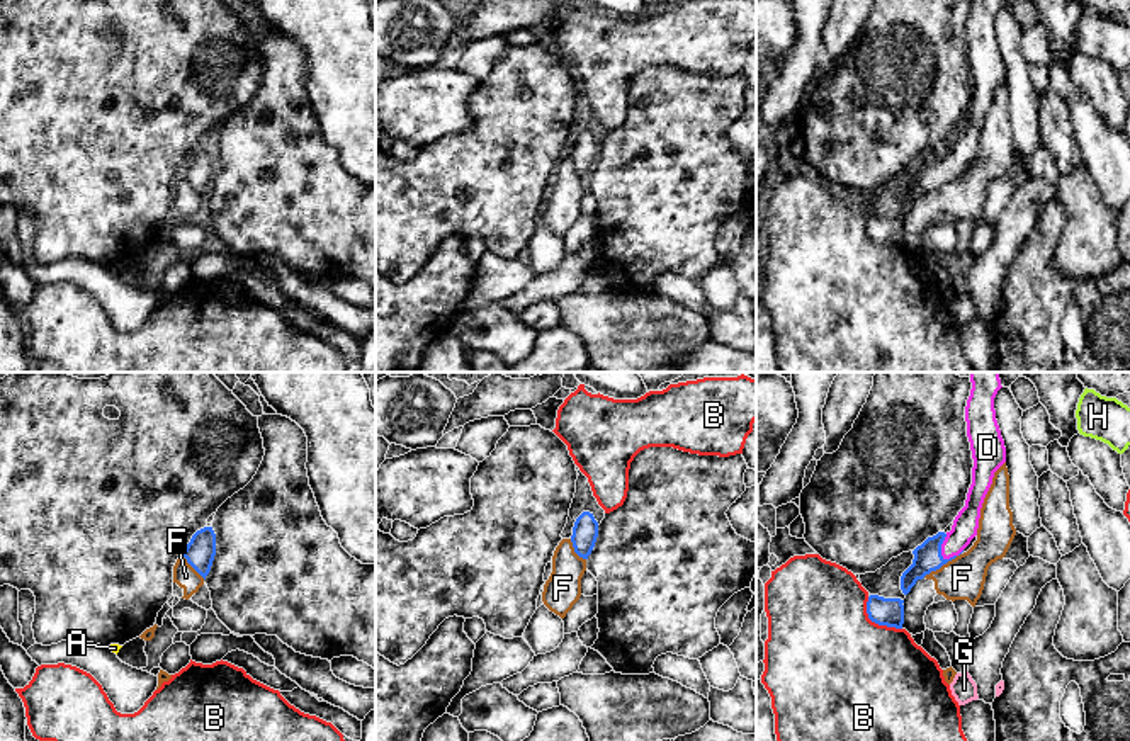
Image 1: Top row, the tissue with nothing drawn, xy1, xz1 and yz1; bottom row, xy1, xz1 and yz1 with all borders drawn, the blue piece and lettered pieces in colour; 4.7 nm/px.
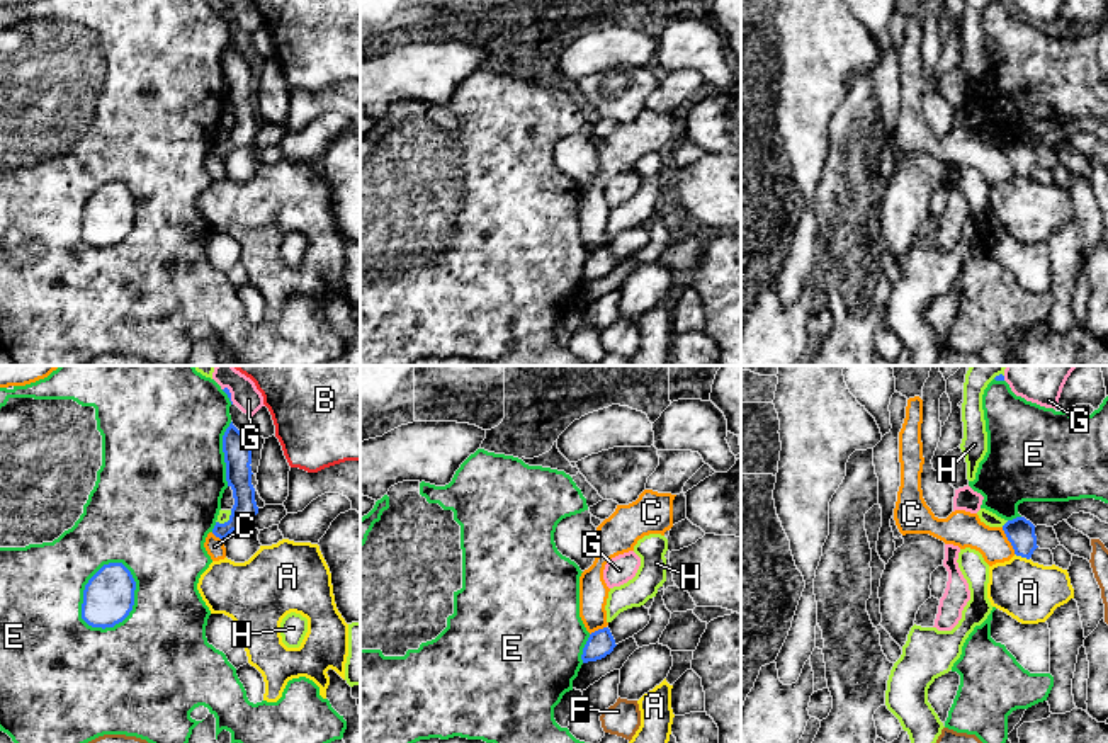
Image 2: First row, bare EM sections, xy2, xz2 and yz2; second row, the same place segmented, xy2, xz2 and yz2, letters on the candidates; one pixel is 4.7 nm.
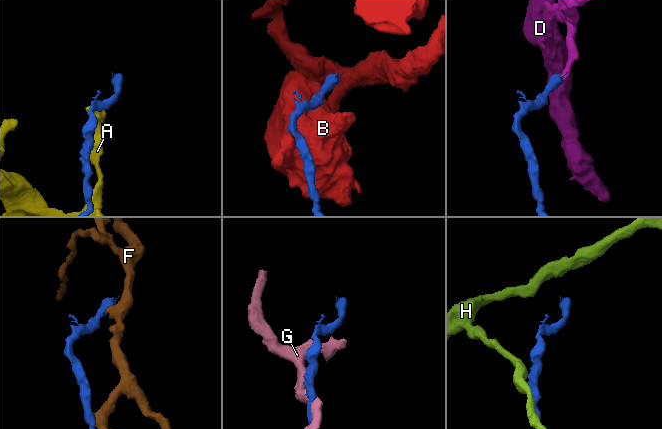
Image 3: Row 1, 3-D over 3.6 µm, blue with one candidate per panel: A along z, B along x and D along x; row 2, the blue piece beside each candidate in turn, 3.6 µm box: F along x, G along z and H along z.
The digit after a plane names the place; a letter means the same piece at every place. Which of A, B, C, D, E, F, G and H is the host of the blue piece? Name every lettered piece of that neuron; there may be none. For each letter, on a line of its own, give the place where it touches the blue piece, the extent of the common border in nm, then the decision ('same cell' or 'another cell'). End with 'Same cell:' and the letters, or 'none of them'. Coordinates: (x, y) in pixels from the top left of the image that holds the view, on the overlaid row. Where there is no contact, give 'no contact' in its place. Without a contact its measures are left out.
A: contact yz2 (1022, 556); length 80 nm; another cell
B: contact yz1 (875, 622); length 220 nm; another cell
C: contact yz2 (1008, 539); length 140 nm; another cell
D: contact yz1 (940, 548); length 130 nm; same cell
E: contact xy2 (85, 589); length 340 nm; another cell
F: contact yz1 (942, 565); length 220 nm; another cell
G: contact xy2 (230, 395); length 100 nm; another cell
H: contact yz2 (1006, 522); length 50 nm; another cell
Same cell: D

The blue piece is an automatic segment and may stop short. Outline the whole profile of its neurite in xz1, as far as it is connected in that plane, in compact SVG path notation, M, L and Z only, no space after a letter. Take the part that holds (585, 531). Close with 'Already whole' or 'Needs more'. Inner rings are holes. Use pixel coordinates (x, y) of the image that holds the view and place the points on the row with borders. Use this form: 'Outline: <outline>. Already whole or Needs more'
Outline: M583 512L576 518L573 527L571 542L573 542L574 552L579 557L588 559L588 556L595 547L596 537L598 537L598 522L595 520L593 513Z. Already whole

